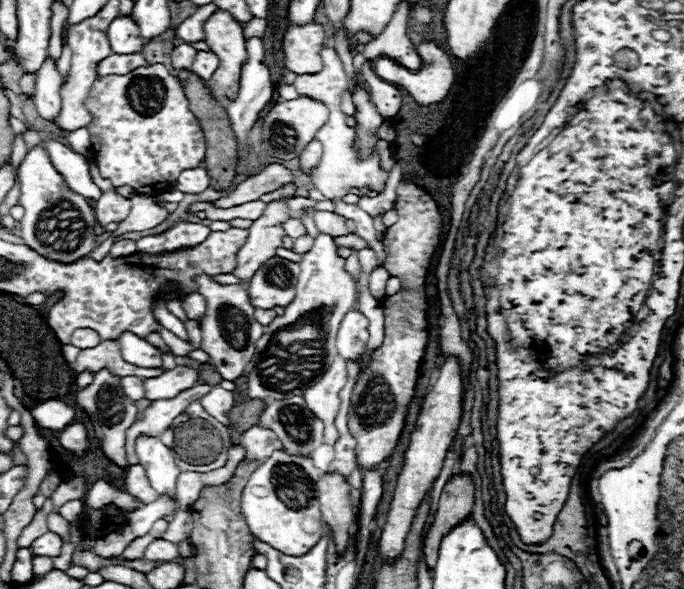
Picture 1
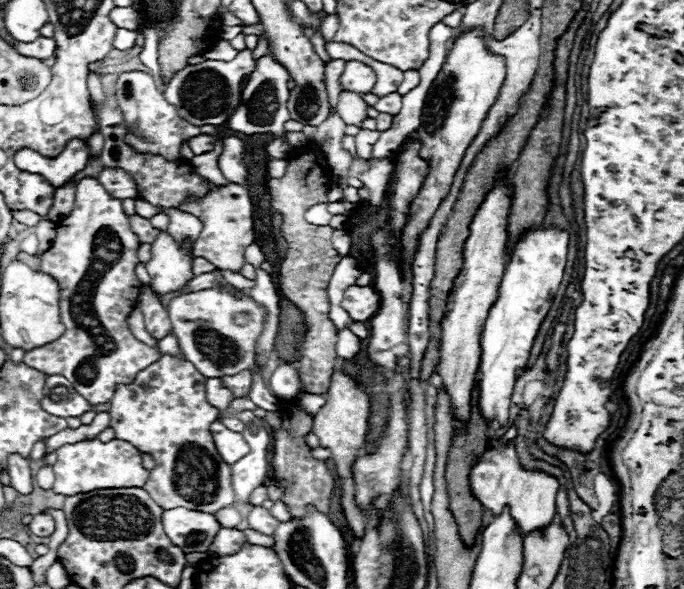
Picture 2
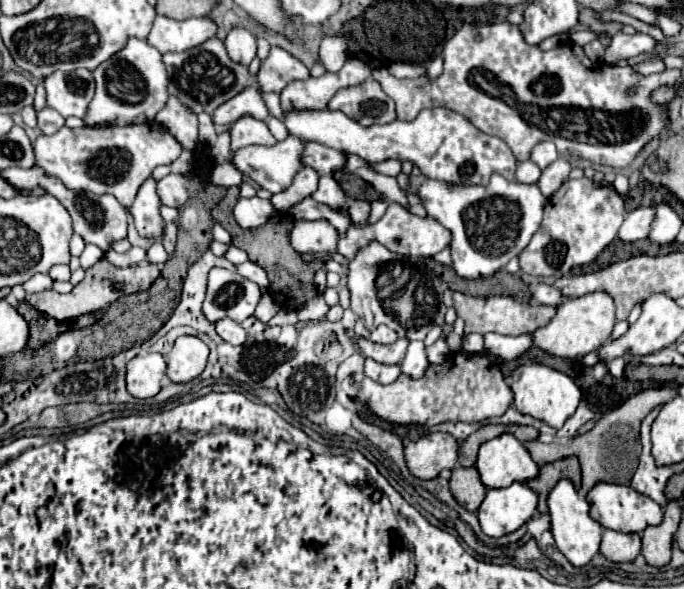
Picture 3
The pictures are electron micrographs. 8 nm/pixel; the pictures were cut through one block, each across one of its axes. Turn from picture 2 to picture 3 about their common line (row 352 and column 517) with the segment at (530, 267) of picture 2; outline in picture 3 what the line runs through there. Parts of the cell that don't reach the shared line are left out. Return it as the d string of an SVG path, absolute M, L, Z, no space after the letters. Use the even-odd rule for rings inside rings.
M524 482L506 488L490 488L478 508L478 520L486 536L504 536L518 530L534 512L538 496Z

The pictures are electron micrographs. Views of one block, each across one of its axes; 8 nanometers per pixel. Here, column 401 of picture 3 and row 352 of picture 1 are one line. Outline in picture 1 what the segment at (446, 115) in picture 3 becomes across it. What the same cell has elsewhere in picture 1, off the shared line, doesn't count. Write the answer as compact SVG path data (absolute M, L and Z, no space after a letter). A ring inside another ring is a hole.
M124 332L120 336L120 352L124 362L140 366L140 368L160 368L162 366L162 354L158 348L148 344L144 338Z

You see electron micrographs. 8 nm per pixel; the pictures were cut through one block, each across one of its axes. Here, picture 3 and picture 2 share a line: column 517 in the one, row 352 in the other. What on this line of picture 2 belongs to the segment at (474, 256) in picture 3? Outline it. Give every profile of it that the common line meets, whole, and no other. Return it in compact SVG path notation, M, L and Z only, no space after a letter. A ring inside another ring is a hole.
M212 270L220 288L180 294L168 304L172 332L180 344L180 352L206 378L232 376L242 370L260 372L256 368L256 344L264 328L266 308L260 306L246 290L230 286L222 272Z

